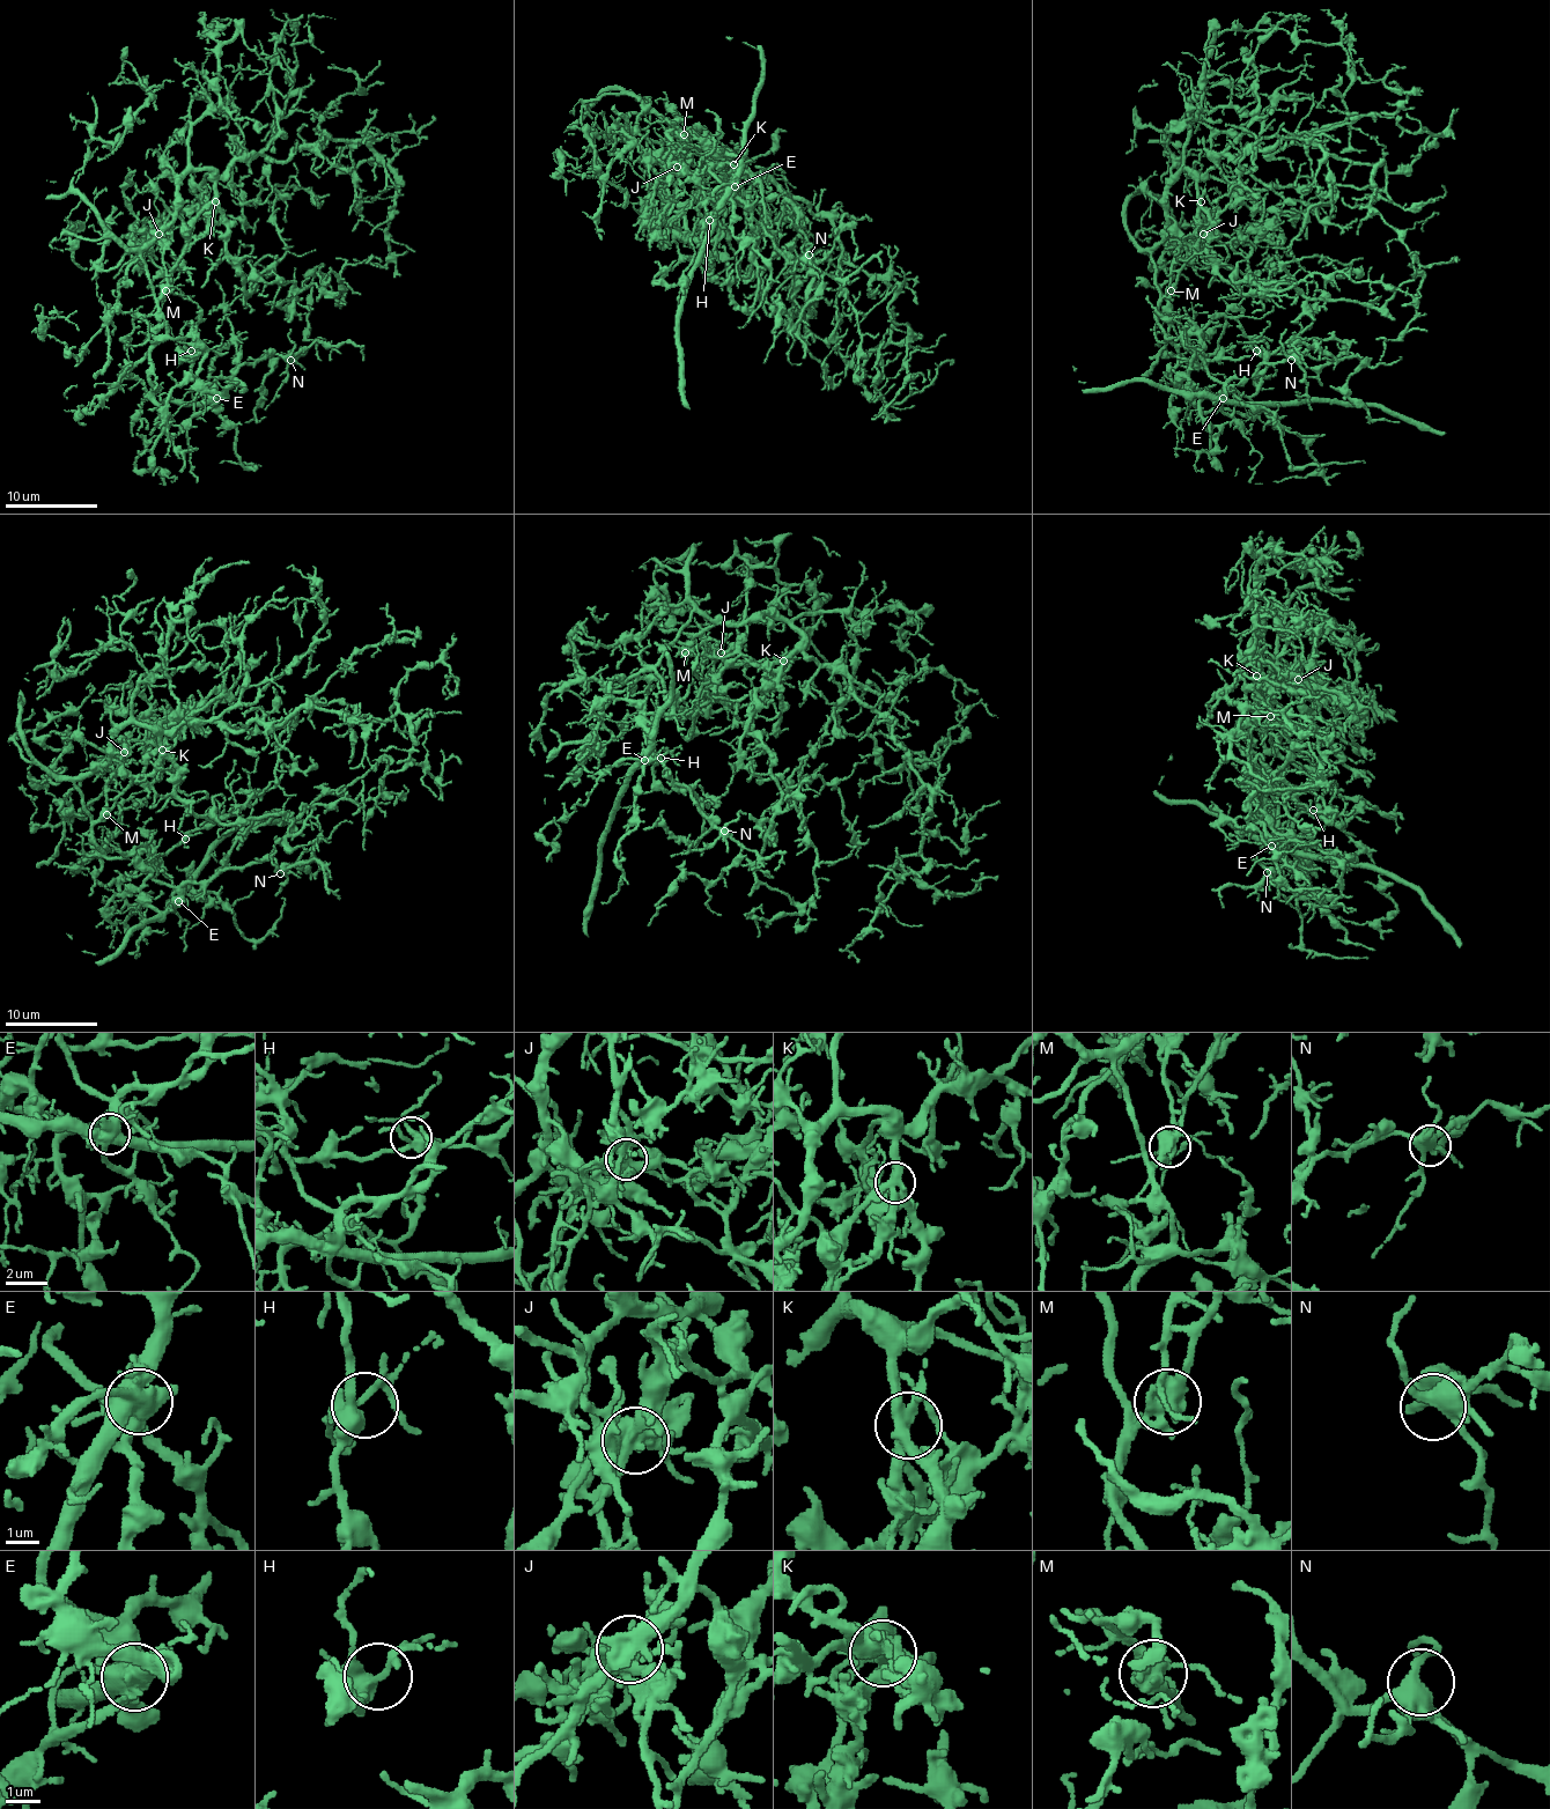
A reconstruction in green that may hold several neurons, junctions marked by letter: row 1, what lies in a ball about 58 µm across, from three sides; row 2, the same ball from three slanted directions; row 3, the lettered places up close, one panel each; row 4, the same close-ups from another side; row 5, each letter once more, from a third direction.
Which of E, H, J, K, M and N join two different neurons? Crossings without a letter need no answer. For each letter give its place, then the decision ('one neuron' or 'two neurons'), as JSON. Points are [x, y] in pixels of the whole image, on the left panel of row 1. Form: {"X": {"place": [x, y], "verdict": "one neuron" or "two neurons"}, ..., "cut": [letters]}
{"E": {"place": [216, 398], "verdict": "two neurons"}, "H": {"place": [191, 351], "verdict": "one neuron"}, "J": {"place": [159, 234], "verdict": "two neurons"}, "K": {"place": [215, 201], "verdict": "two neurons"}, "M": {"place": [165, 290], "verdict": "two neurons"}, "N": {"place": [290, 360], "verdict": "one neuron"}, "cut": ["E", "J", "K", "M"]}

